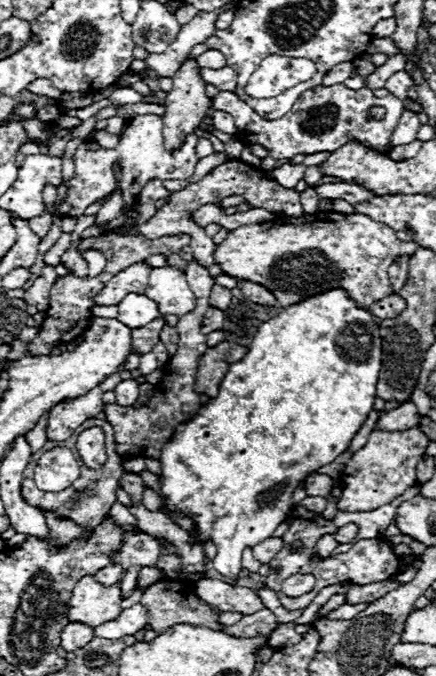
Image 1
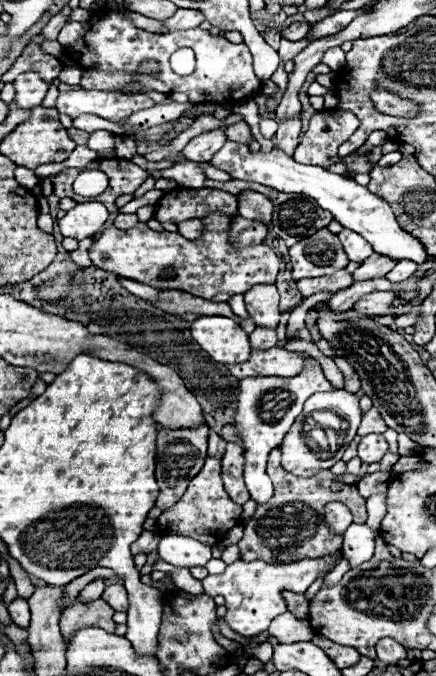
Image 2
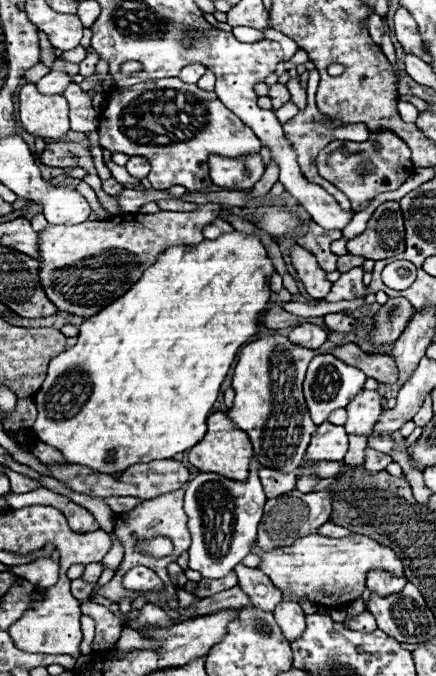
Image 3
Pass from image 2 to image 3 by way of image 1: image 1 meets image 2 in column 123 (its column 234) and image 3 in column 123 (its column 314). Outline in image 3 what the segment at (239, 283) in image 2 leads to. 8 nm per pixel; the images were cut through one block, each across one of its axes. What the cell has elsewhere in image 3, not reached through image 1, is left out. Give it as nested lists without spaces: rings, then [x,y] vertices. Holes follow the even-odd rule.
[[[200,204],[194,212],[120,214],[108,220],[86,220],[76,226],[50,224],[38,232],[40,286],[62,312],[90,318],[130,290],[162,250],[168,246],[192,246],[202,242],[202,228],[210,224],[214,216],[218,218],[220,210],[220,204]],[[84,260],[88,260],[84,264],[88,268],[78,268]]]

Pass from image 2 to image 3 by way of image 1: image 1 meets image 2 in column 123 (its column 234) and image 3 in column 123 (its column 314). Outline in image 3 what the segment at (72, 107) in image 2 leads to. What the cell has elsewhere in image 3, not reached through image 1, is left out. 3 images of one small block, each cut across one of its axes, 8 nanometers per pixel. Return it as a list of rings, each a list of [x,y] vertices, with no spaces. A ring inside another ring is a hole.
[[[162,78],[162,80],[150,80],[140,82],[126,88],[116,88],[108,96],[108,106],[100,114],[100,126],[98,126],[100,146],[110,152],[124,152],[128,156],[146,156],[150,160],[150,182],[156,190],[168,190],[172,186],[184,186],[188,192],[196,192],[210,186],[208,176],[208,156],[220,154],[220,156],[240,156],[250,152],[260,152],[260,140],[256,134],[238,118],[234,112],[230,112],[214,92],[200,90],[196,84],[186,84],[180,78]]]

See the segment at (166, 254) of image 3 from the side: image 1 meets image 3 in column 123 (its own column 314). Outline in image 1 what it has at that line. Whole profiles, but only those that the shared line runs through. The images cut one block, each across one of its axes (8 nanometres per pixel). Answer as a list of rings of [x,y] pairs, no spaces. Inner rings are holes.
[[[334,288],[334,290],[328,290],[324,294],[310,296],[302,302],[298,302],[298,304],[292,304],[292,306],[284,308],[278,316],[274,316],[268,322],[262,322],[258,326],[258,332],[256,332],[256,336],[250,344],[248,354],[240,362],[234,362],[228,368],[224,380],[220,382],[218,396],[210,398],[208,404],[200,406],[198,412],[194,414],[194,418],[190,418],[190,422],[178,424],[178,428],[174,430],[174,436],[162,448],[162,452],[160,452],[160,466],[162,466],[160,488],[162,488],[162,494],[166,496],[166,508],[170,510],[170,514],[184,514],[184,516],[194,520],[196,530],[190,532],[190,544],[204,546],[206,542],[212,542],[216,546],[218,554],[212,560],[212,564],[222,576],[238,578],[238,572],[242,570],[242,564],[240,564],[242,552],[246,548],[254,548],[262,540],[270,538],[272,532],[282,522],[286,522],[286,518],[290,514],[290,508],[294,508],[292,492],[298,488],[298,484],[310,472],[316,472],[320,466],[326,466],[336,456],[340,456],[348,448],[350,440],[356,436],[356,432],[360,430],[360,426],[364,424],[368,414],[372,412],[372,404],[374,404],[374,398],[376,398],[378,374],[380,374],[380,368],[382,368],[382,338],[380,338],[378,330],[380,330],[380,326],[378,326],[376,318],[366,308],[358,308],[342,288]]]

